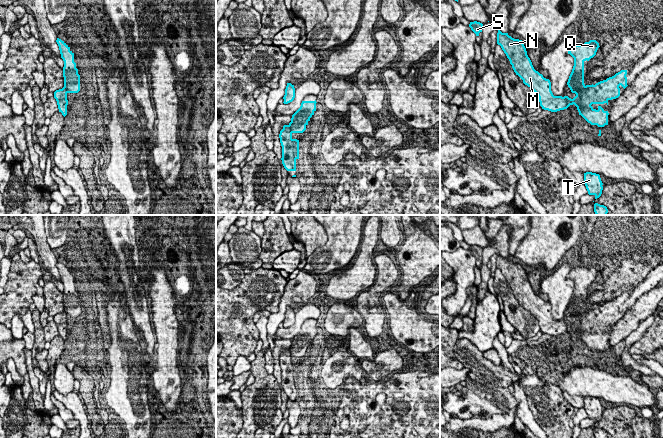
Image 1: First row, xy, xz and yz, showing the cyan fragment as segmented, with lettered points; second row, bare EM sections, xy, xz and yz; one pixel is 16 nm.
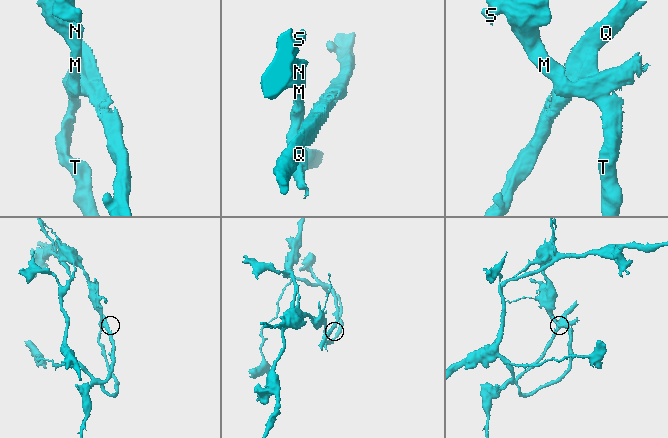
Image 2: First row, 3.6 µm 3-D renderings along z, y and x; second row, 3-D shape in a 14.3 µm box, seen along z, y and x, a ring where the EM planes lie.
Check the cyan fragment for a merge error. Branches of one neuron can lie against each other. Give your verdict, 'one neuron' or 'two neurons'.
two neurons

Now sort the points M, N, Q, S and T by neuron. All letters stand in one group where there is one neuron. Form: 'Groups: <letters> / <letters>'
Groups: M N S T / Q

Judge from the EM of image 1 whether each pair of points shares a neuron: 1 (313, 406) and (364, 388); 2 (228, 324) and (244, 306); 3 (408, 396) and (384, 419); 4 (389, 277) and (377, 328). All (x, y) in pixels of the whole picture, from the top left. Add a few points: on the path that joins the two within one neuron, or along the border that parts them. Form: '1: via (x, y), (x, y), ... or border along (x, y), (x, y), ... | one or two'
1: border along (344, 381), (330, 392), (330, 412), (314, 417) | two
2: via (232, 320), (240, 310) | one
3: via (400, 400), (390, 403), (389, 411) | one
4: via (376, 290), (362, 306), (370, 315) | one

